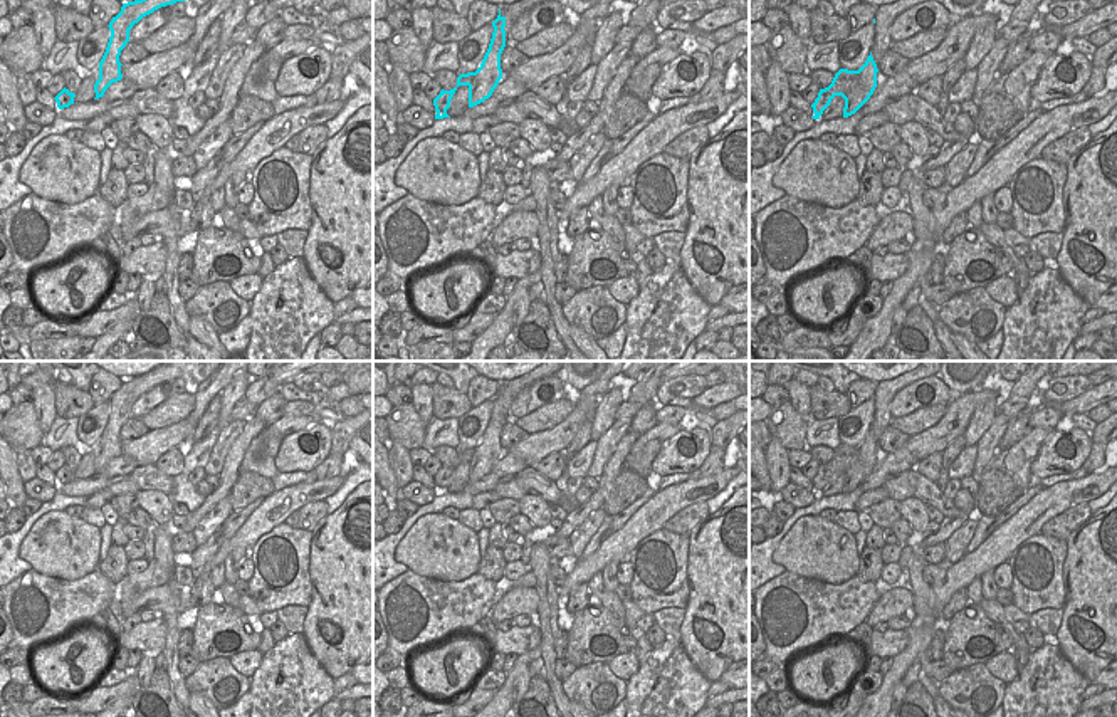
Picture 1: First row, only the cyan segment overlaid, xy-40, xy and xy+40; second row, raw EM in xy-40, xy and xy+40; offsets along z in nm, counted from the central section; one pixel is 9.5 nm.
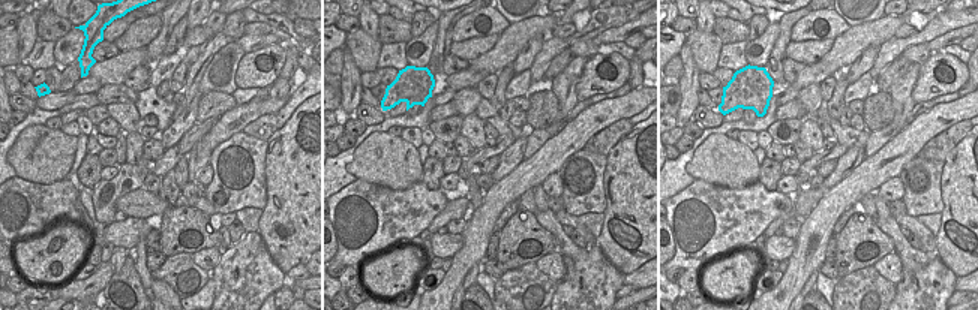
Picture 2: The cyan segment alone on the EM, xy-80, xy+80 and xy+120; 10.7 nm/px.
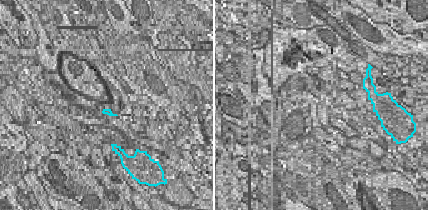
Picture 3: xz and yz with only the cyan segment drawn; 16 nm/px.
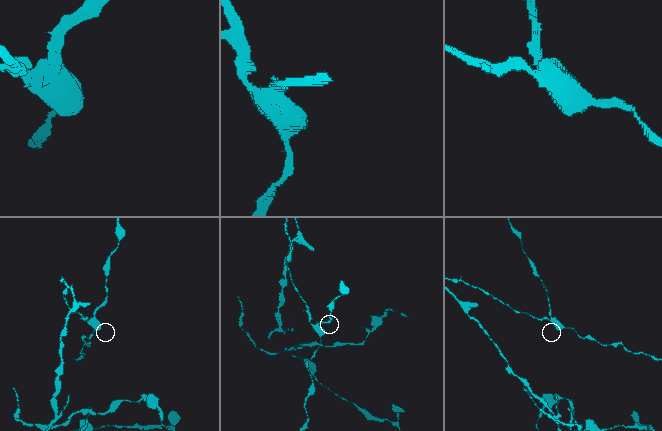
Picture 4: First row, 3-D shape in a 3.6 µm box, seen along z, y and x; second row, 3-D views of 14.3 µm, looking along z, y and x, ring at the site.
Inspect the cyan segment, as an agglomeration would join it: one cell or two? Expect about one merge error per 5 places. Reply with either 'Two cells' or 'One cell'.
Two cells

